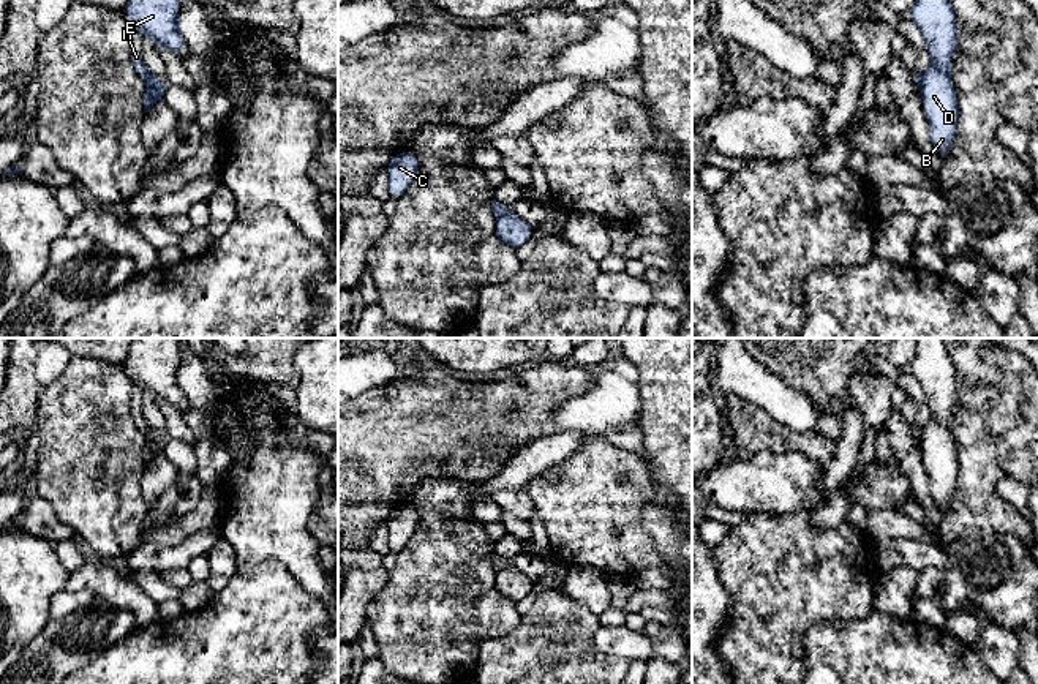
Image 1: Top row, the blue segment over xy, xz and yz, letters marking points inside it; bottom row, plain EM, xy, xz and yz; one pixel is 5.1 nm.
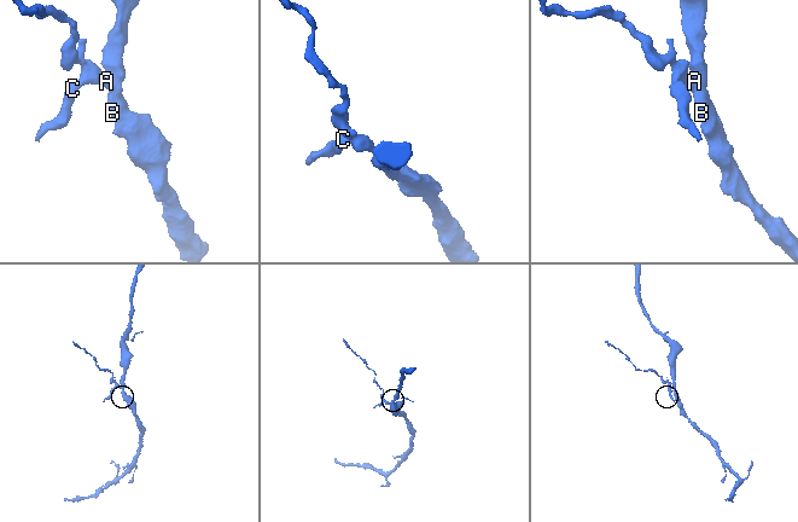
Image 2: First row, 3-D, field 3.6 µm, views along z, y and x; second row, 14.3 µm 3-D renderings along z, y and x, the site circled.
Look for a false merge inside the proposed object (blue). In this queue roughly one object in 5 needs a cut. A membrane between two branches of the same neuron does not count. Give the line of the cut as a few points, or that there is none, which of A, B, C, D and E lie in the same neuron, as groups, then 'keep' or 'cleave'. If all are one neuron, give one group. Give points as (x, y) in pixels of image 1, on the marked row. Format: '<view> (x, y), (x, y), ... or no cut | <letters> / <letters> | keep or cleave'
xz (507, 212), (496, 218) | A C / B D E | cleave

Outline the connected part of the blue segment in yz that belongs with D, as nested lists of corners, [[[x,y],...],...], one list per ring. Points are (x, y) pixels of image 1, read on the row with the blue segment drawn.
[[[915,0],[905,16],[920,28],[931,65],[918,85],[929,122],[929,139],[945,156],[957,134],[957,96],[950,66],[957,49],[956,11],[951,0]]]

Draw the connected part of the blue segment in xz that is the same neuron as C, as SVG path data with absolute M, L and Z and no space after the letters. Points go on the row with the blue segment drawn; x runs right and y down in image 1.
M409 148L395 155L385 166L389 177L389 197L398 199L412 183L420 158Z

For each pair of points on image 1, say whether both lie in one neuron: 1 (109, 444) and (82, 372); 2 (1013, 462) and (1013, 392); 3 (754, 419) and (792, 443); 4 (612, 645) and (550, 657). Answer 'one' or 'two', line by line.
1: one
2: one
3: one
4: two

